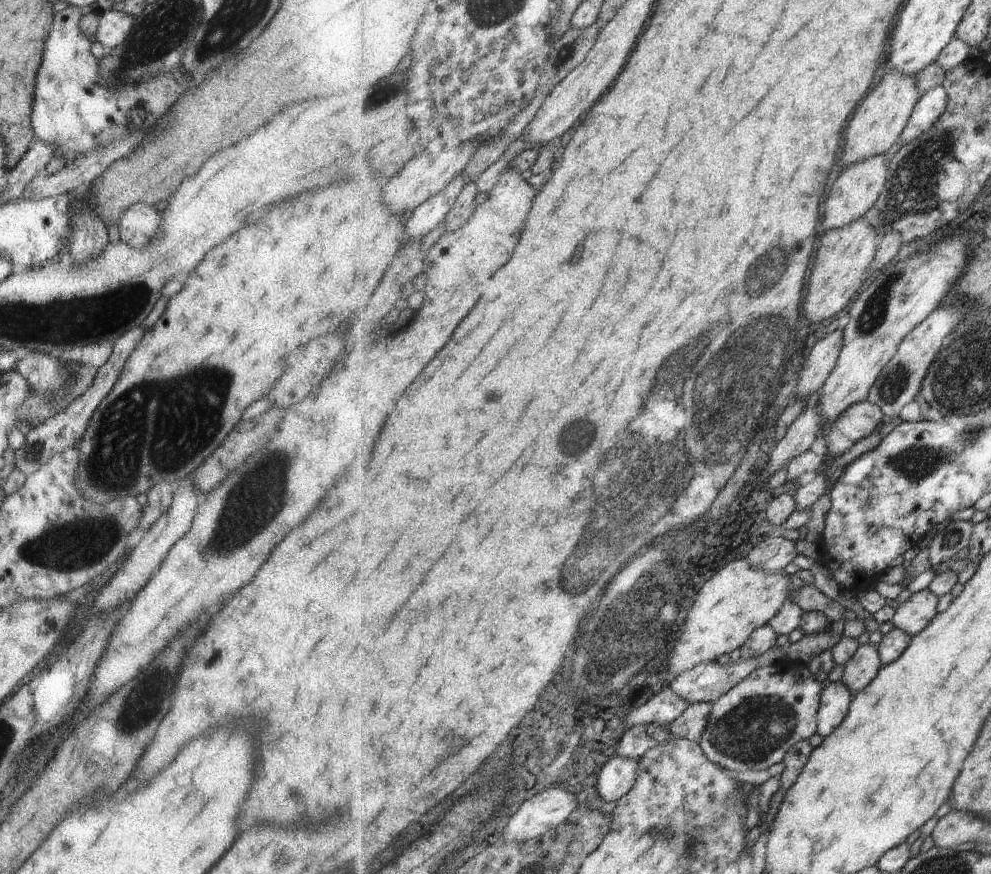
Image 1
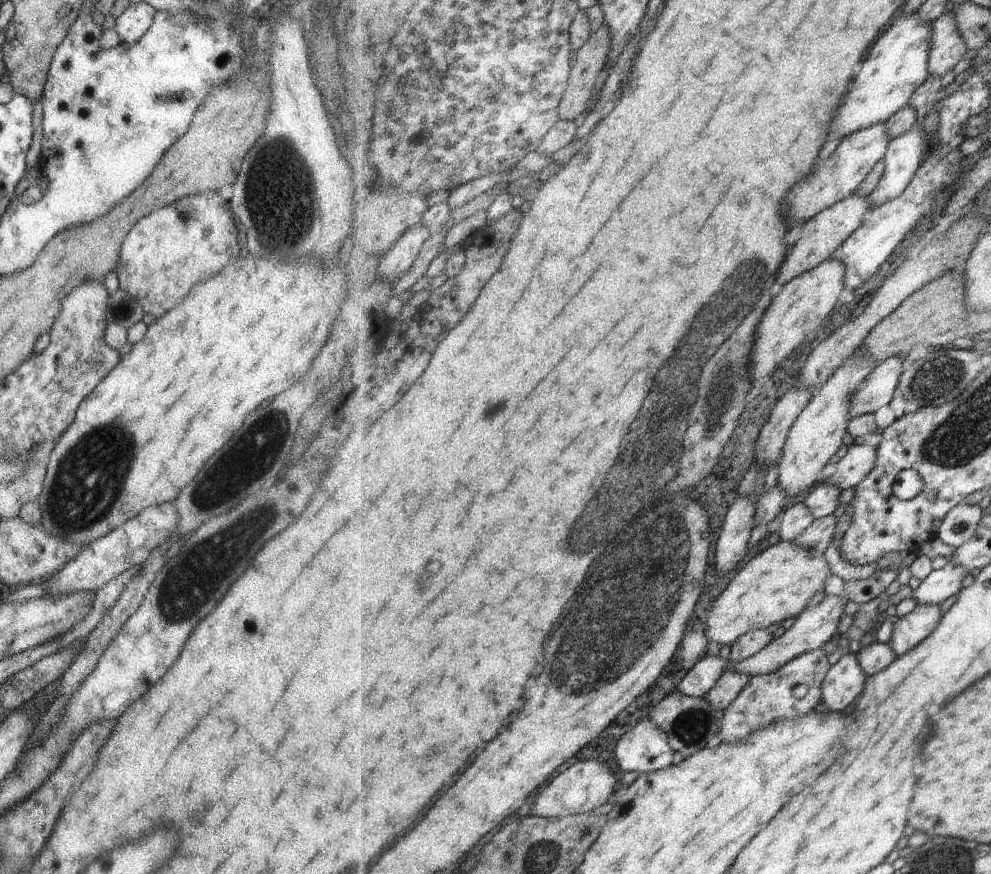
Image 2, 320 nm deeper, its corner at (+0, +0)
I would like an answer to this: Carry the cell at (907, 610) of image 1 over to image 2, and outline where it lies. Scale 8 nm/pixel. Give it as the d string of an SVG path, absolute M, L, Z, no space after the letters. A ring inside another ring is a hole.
M949 560L943 568L931 572L929 577L922 581L914 593L915 602L917 605L939 606L947 598L957 597L964 590L963 578L967 574L963 566Z

